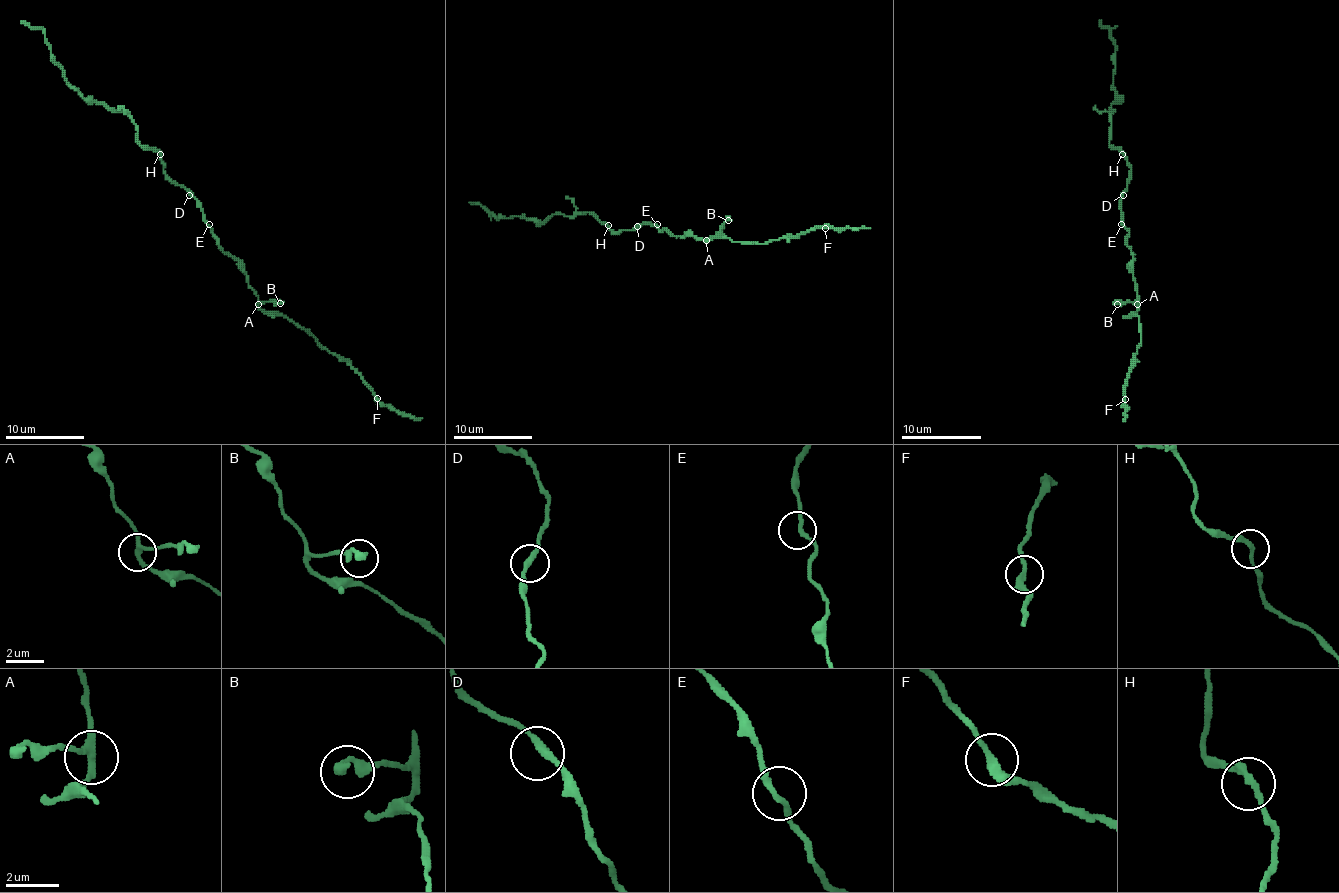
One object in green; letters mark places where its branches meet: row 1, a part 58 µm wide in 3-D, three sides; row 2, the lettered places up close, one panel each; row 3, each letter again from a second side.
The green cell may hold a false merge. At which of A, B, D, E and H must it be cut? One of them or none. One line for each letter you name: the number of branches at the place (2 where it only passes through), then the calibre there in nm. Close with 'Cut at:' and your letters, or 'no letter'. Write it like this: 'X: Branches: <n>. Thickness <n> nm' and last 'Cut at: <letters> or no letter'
Cut at: no letter

